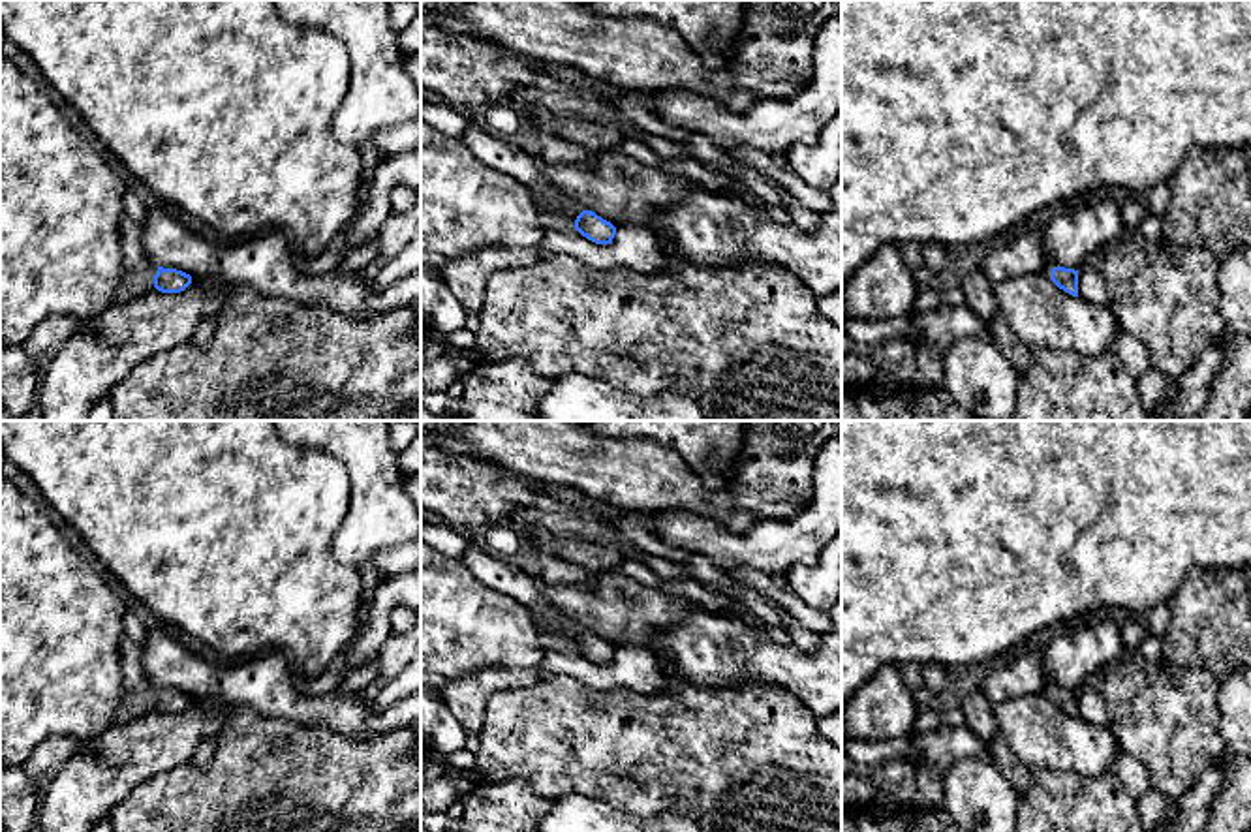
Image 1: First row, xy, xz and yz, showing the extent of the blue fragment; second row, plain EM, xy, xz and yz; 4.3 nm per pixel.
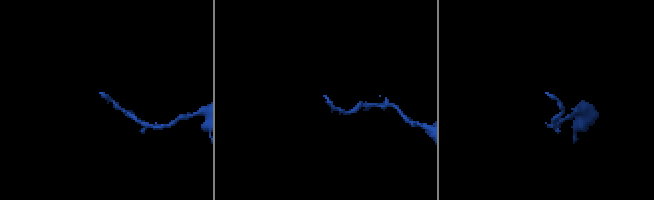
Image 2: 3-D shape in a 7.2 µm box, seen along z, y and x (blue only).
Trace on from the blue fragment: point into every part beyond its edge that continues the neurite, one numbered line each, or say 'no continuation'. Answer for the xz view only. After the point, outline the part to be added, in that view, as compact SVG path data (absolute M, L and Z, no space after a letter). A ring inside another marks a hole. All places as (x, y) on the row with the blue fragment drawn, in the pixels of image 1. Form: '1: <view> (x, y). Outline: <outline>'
1: xz (491, 149). Outline: M475 122L468 124L460 141L488 167L520 180L537 197L550 223L575 225L582 210L548 182L539 160Z

